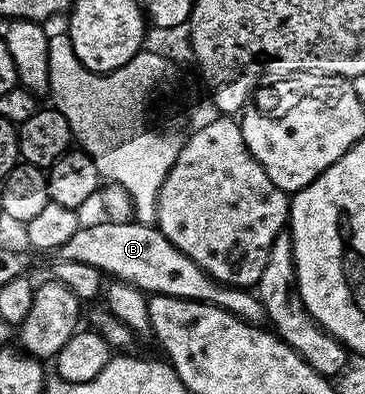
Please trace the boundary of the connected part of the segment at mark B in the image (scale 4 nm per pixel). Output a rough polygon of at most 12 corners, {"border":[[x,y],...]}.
{"border":[[154,224],[81,225],[54,252],[148,296],[265,321],[251,289],[220,285]]}

